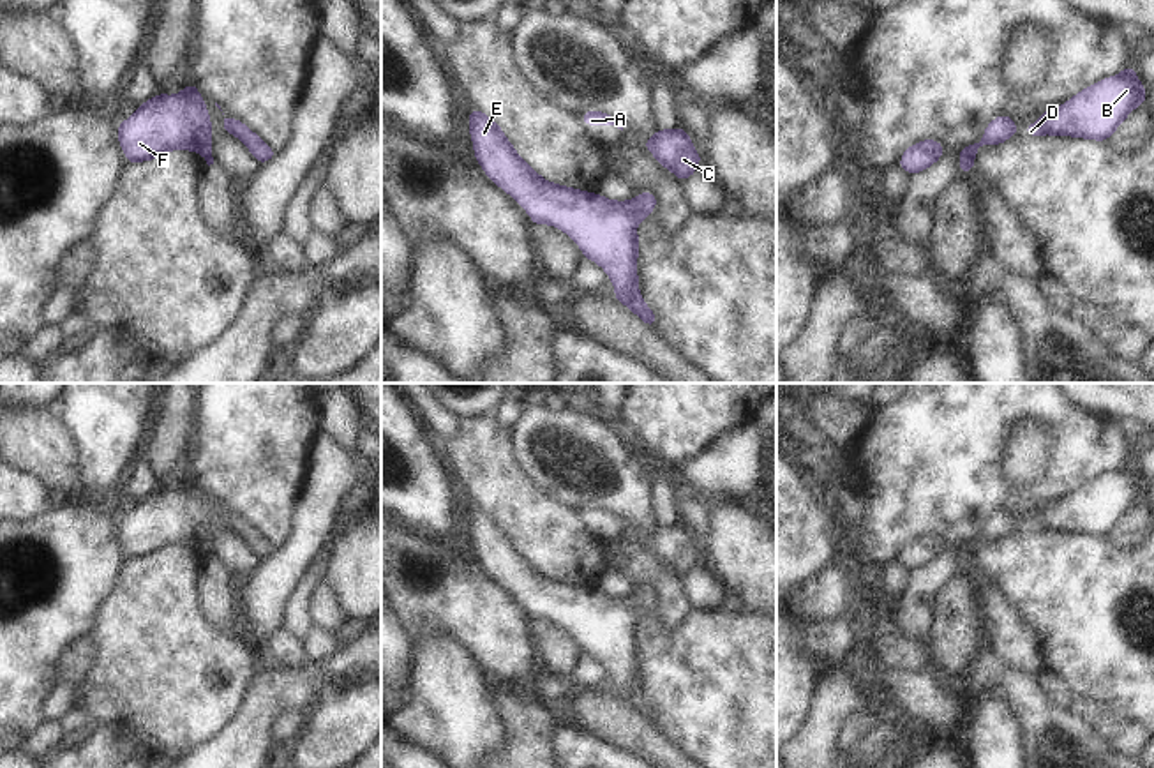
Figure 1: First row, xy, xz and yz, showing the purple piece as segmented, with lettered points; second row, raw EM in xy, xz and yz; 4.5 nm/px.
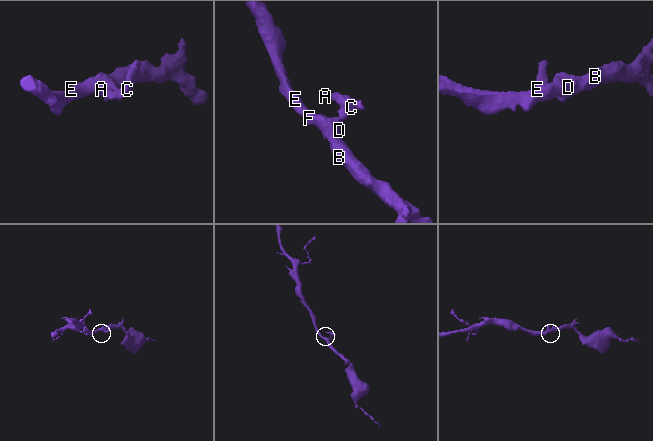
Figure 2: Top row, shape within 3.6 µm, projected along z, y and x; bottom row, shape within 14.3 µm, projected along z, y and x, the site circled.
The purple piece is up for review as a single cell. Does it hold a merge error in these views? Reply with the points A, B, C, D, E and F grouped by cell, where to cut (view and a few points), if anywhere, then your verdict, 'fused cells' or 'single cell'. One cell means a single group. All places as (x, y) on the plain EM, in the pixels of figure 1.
A B C D E F; no cut; single cell

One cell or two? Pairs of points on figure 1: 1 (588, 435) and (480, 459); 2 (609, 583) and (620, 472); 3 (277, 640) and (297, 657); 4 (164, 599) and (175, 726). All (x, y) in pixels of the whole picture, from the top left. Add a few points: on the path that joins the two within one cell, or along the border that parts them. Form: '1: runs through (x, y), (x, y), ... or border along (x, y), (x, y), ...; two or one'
1: border along (512, 426), (517, 458), (524, 472), (539, 486); two
2: border along (611, 567), (625, 572), (639, 588); two
3: runs through (283, 645), (292, 654); one
4: runs through (164, 631), (164, 657), (175, 670), (175, 694); one

